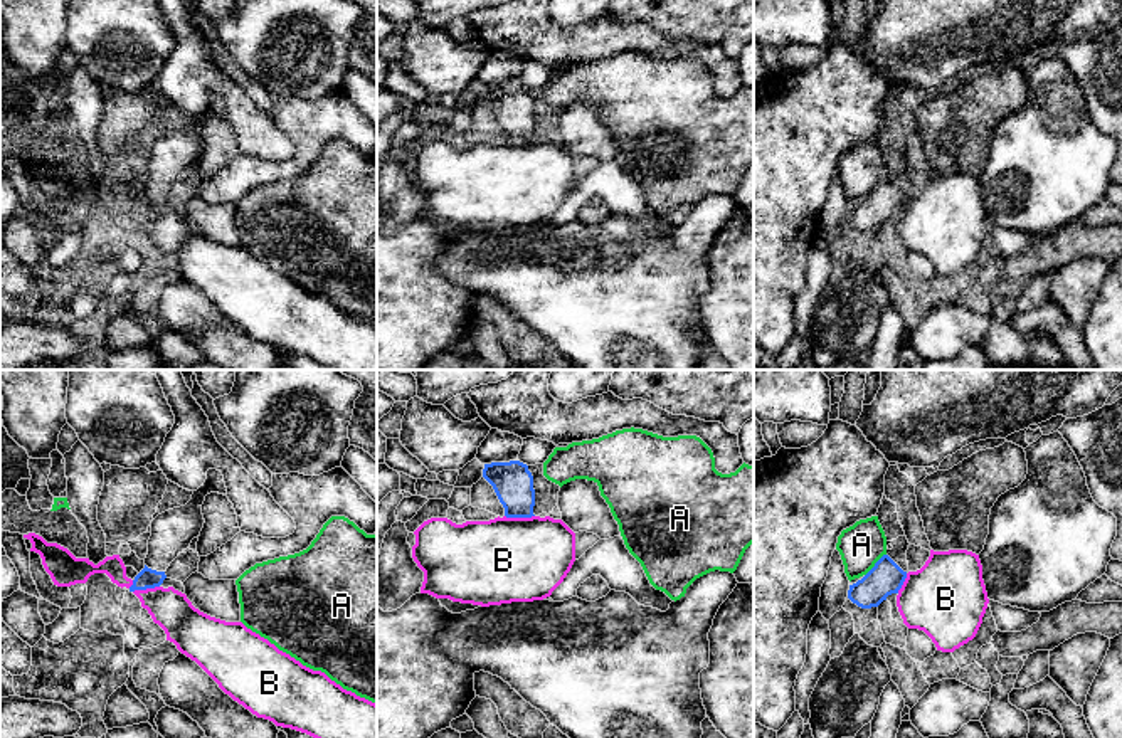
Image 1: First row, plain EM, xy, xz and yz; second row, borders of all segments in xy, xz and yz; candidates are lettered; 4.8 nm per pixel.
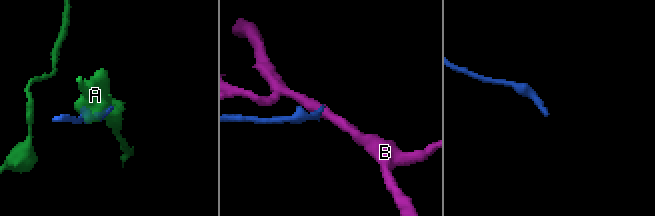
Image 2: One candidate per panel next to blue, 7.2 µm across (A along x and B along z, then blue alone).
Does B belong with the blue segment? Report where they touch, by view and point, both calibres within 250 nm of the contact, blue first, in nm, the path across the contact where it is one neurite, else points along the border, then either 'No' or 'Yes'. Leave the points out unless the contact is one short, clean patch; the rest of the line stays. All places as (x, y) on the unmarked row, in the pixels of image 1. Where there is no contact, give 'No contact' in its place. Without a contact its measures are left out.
Touches blue at xz (520, 140). Thickness 190 nm (blue) against 400 nm. Boundary: xz (505, 138), (534, 140). No

